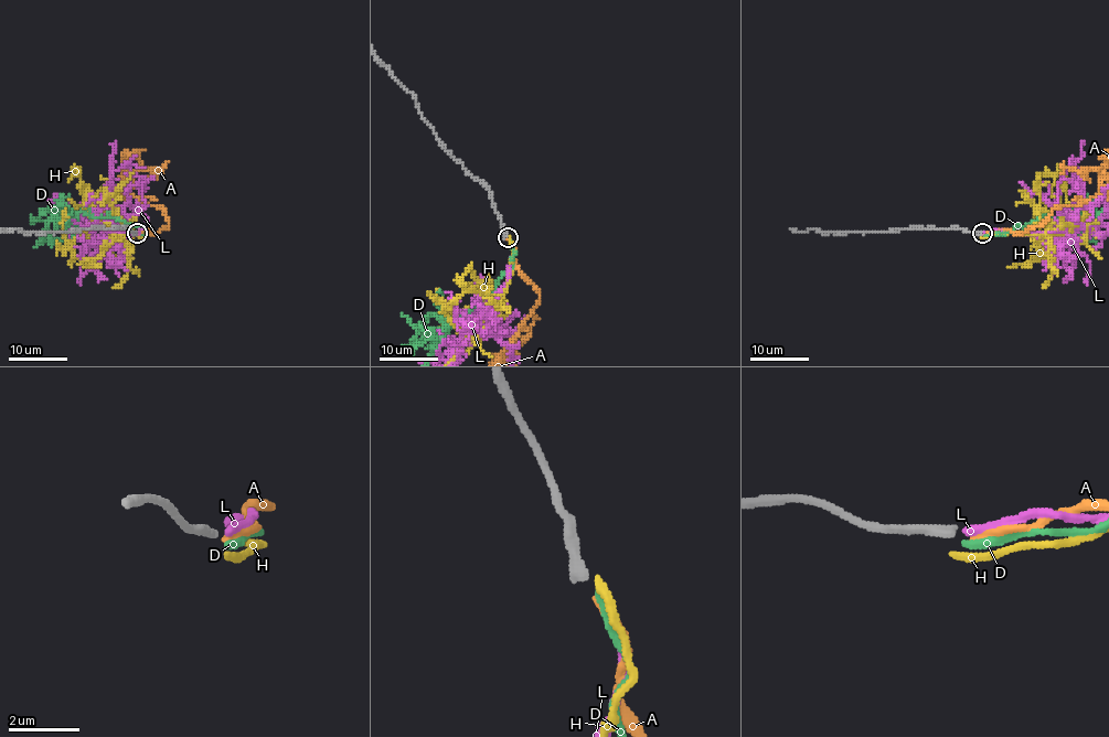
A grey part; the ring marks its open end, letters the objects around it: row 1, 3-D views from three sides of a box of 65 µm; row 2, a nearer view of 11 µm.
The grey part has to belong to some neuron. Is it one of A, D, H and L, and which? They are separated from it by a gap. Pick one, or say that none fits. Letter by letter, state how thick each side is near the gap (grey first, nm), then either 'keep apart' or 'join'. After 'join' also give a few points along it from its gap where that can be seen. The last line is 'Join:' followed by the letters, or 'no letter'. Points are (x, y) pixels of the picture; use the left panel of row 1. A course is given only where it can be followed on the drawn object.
A: 320/220 nm | keep apart
D: 320/240 nm | keep apart
H: 320/220 nm | keep apart
L: 320/220 nm | join
Join: L

